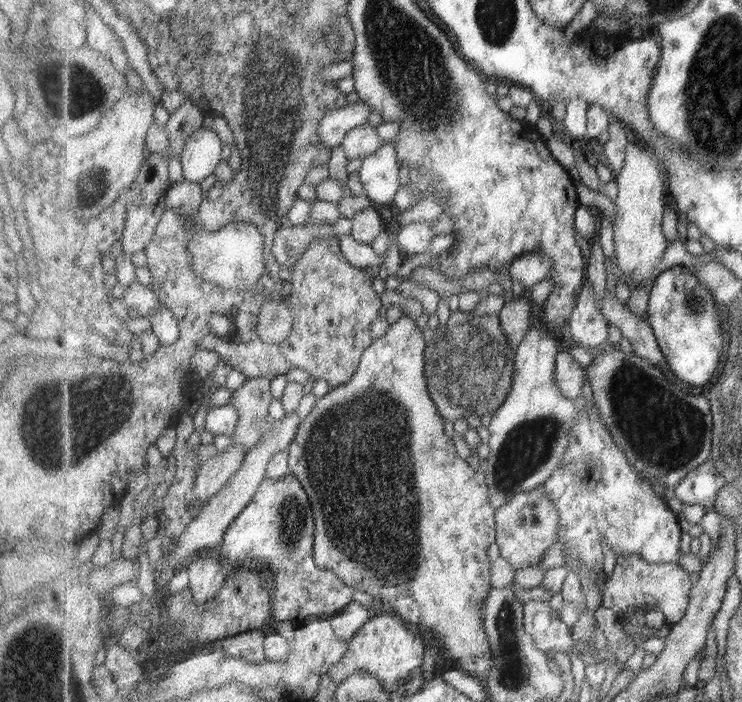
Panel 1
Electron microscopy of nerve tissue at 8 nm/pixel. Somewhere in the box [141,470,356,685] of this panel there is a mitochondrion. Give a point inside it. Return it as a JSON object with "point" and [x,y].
{"point":[291,516]}

